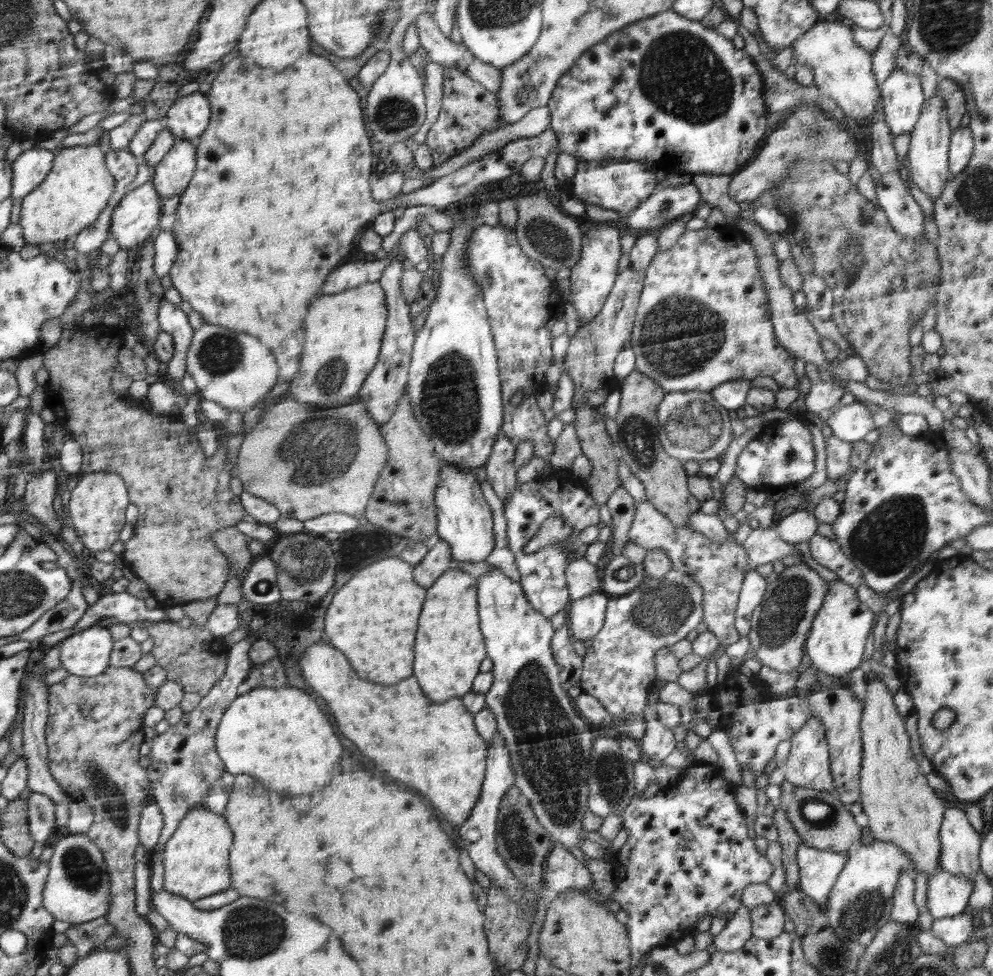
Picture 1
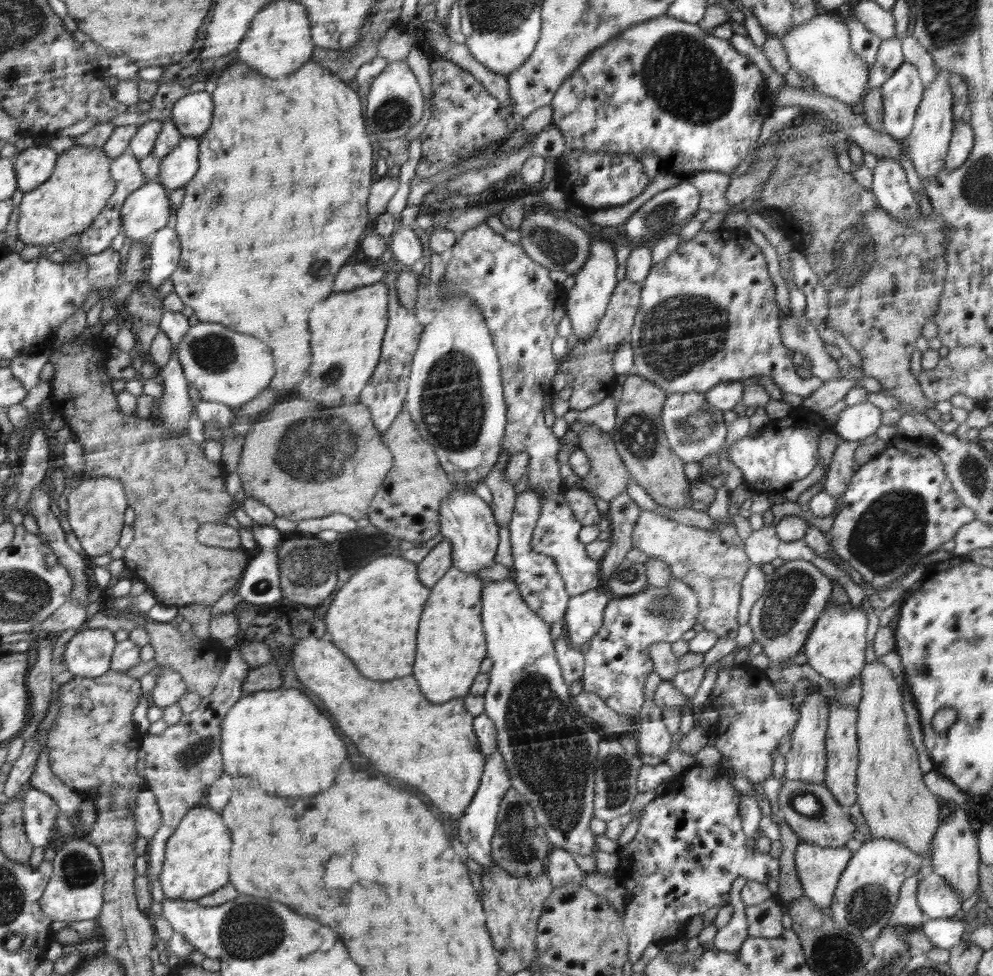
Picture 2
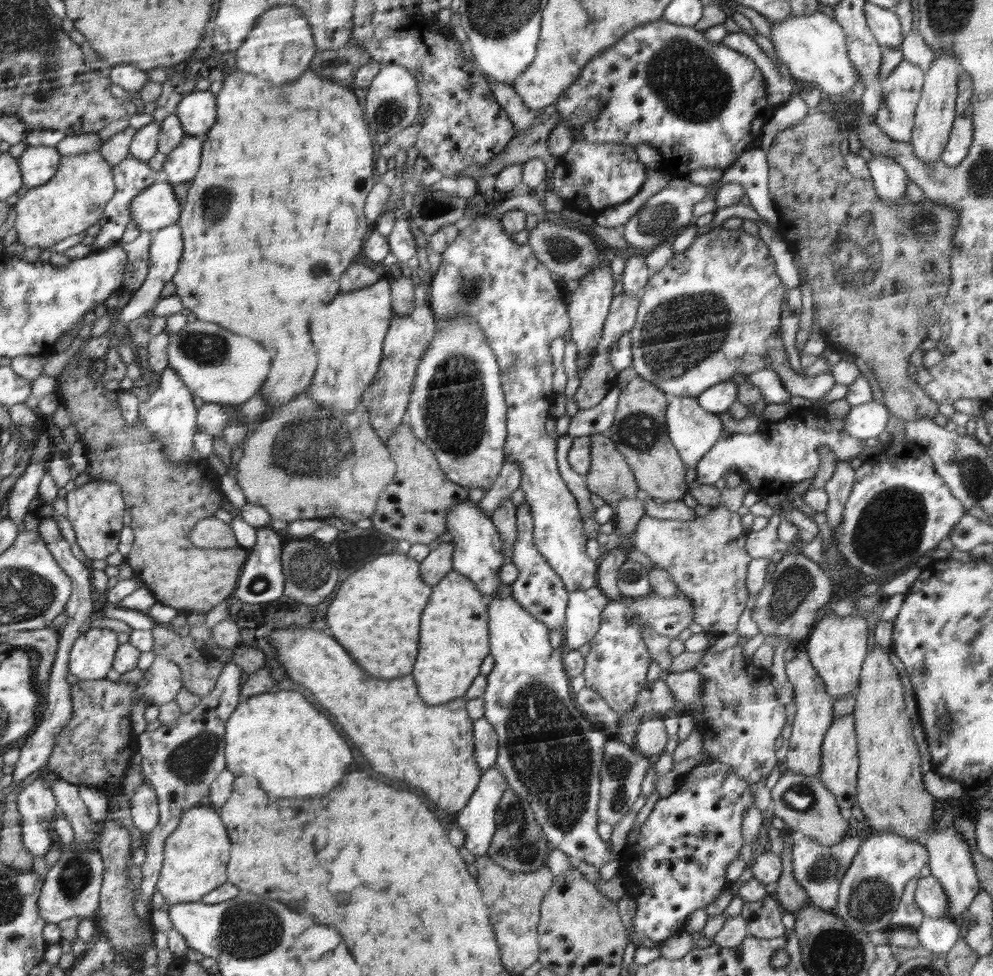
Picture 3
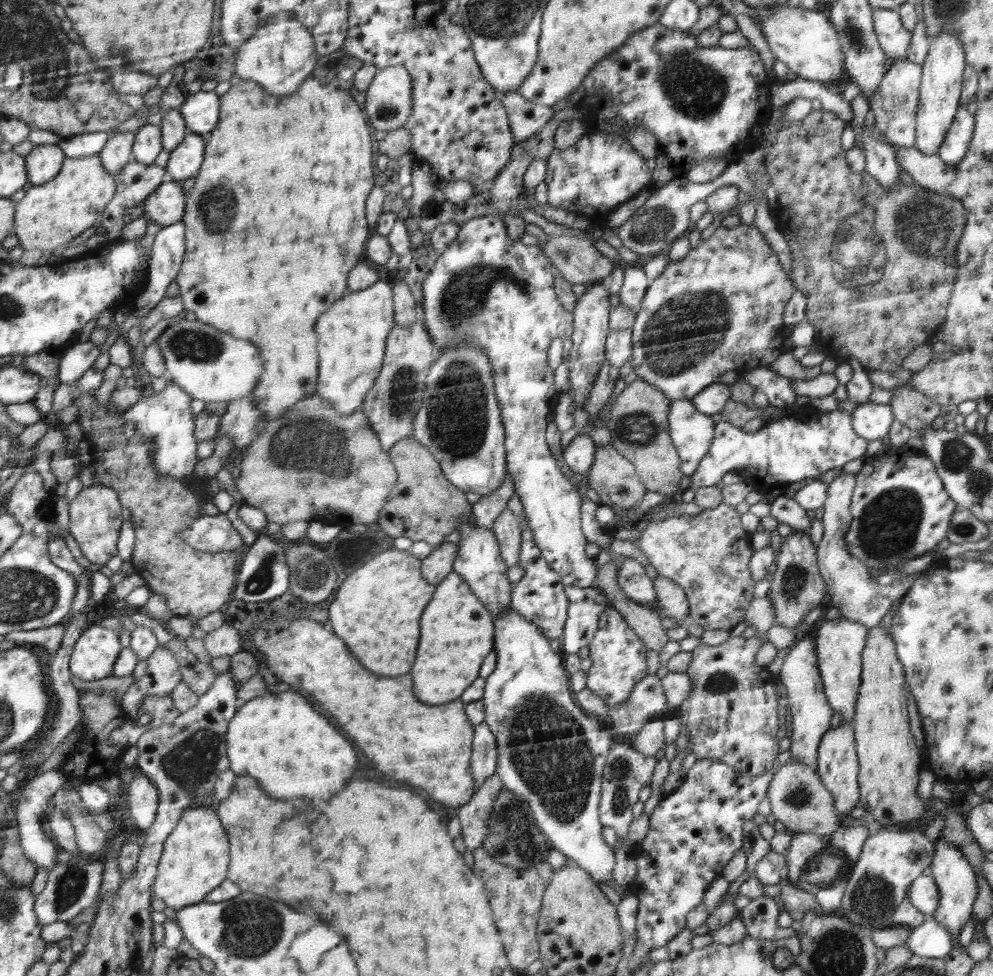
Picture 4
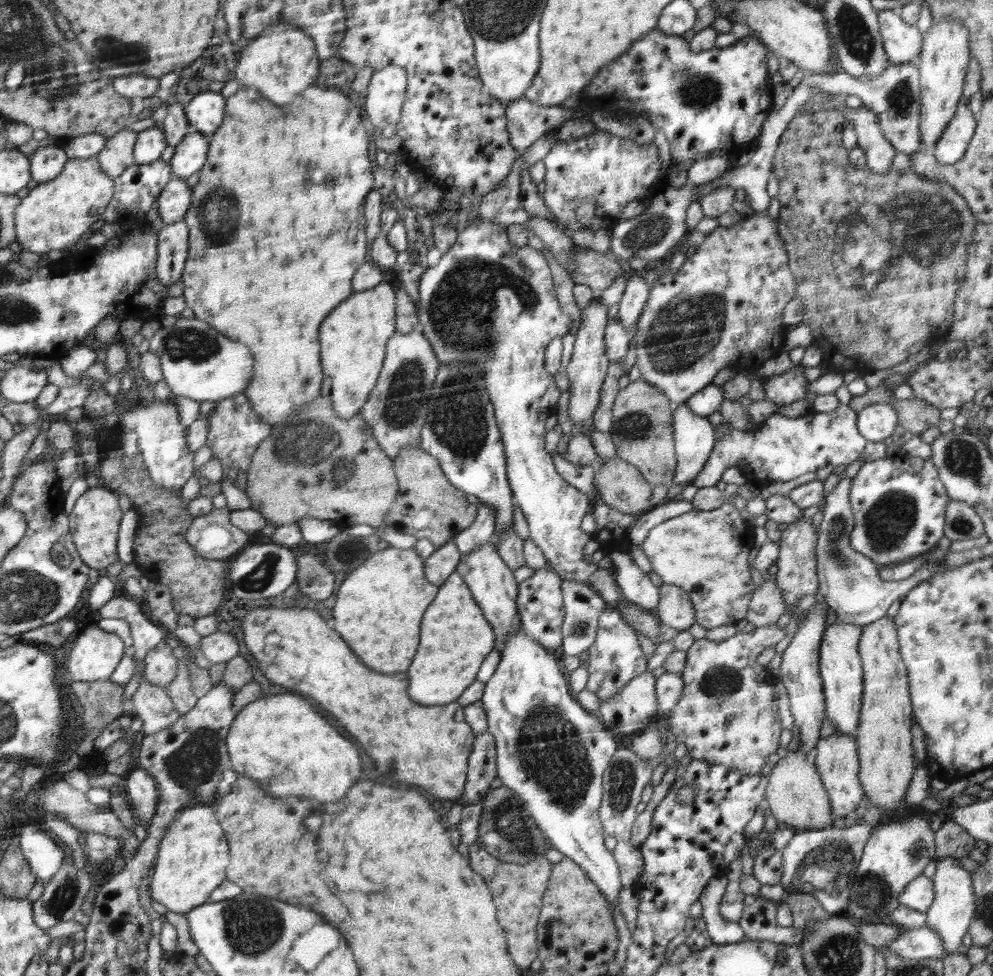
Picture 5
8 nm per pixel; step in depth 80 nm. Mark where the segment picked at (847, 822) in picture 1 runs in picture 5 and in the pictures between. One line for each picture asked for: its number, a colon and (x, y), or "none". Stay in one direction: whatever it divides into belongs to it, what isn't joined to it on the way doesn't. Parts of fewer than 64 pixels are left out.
2: (797, 799)
3: (805, 805)
4: (799, 799)
5: (795, 794)

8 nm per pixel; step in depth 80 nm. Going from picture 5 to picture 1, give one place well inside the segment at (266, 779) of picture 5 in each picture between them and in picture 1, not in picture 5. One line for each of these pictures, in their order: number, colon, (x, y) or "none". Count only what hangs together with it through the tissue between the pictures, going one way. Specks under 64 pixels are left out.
1: (279, 734)
2: (274, 736)
3: (292, 748)
4: (281, 740)

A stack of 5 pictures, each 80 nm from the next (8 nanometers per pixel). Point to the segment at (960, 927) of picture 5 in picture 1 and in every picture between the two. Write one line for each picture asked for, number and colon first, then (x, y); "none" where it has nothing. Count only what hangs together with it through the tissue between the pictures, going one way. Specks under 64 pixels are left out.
1: (960, 843)
2: (954, 855)
3: (950, 862)
4: (955, 880)

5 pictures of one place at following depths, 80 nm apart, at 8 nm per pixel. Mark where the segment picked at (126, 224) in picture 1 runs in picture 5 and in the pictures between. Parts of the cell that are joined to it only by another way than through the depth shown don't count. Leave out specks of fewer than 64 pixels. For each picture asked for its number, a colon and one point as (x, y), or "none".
2: (147, 209)
3: (156, 207)
4: (165, 205)
5: (173, 203)

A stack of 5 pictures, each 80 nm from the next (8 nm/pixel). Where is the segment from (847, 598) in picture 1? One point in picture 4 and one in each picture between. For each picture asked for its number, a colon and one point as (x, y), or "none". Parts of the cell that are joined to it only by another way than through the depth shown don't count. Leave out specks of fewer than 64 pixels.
2: (835, 649)
3: (838, 646)
4: (840, 642)

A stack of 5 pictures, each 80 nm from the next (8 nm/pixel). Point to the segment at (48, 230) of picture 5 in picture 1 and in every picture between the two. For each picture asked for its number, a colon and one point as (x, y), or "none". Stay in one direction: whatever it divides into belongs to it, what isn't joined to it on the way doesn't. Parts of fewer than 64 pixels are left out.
1: (79, 188)
2: (82, 184)
3: (73, 200)
4: (51, 214)

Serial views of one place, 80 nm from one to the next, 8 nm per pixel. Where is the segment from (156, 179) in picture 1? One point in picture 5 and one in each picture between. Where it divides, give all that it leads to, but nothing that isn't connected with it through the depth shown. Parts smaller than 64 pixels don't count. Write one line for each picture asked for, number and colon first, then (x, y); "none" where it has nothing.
2: (178, 167)
3: (181, 165)
4: (185, 160)
5: (190, 155)

